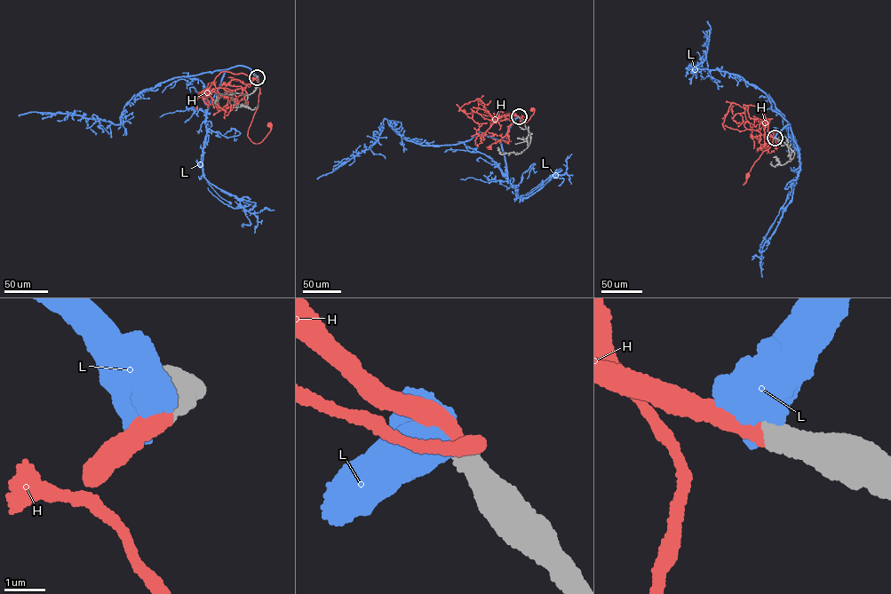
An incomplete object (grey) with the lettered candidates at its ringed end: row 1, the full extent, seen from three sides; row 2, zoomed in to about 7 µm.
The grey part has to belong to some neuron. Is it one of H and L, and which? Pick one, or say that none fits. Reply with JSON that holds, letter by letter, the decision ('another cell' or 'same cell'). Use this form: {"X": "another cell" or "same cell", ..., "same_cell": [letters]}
{"H": "same cell", "L": "another cell", "same_cell": ["H"]}

